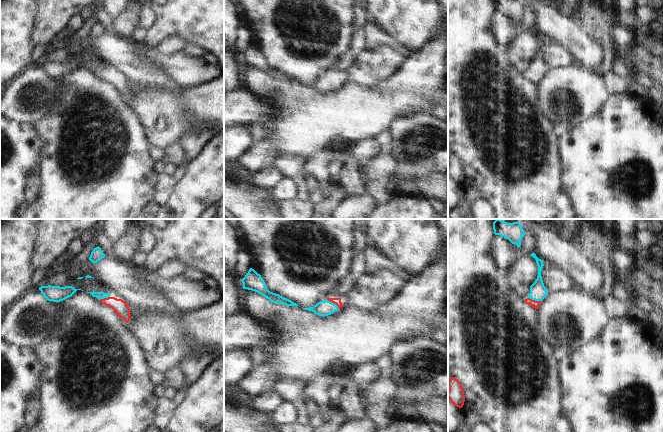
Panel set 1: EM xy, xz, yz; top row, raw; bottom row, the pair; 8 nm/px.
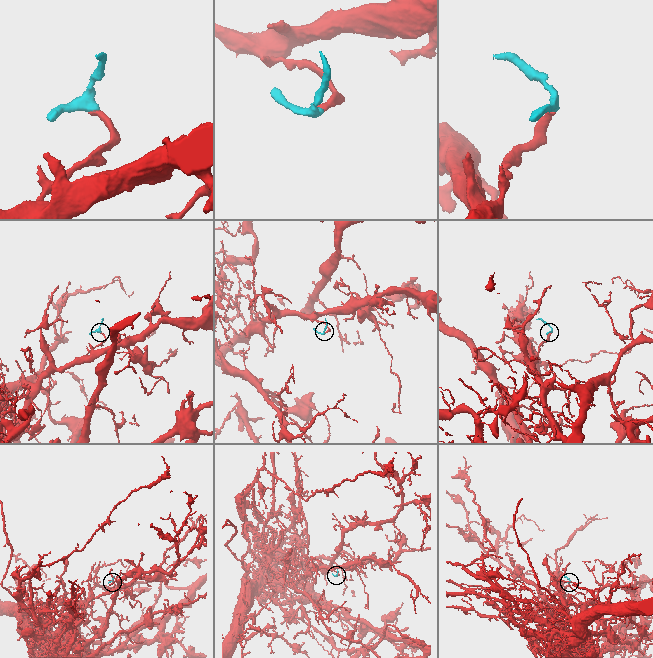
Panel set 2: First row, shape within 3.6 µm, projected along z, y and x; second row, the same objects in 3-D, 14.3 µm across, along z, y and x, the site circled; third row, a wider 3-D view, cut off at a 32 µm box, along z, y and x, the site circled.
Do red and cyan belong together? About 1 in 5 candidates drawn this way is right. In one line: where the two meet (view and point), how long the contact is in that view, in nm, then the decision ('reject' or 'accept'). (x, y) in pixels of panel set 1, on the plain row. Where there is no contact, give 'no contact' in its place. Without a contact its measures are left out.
xz (333, 78) | 130 nm | accept

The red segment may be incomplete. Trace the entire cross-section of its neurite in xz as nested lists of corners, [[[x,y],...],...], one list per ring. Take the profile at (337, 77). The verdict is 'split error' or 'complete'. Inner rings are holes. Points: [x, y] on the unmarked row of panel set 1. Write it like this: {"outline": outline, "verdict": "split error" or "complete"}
{"outline": [[[328,73],[326,76],[318,78],[311,84],[303,85],[312,87],[319,92],[328,92],[333,90],[335,87],[339,86],[341,83],[343,83],[341,74]]], "verdict": "split error"}

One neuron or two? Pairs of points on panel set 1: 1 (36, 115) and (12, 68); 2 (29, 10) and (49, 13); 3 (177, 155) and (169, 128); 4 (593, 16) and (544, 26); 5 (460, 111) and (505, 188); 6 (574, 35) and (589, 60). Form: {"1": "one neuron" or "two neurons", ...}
{"1": "two neurons", "2": "two neurons", "3": "two neurons", "4": "two neurons", "5": "one neuron", "6": "one neuron"}

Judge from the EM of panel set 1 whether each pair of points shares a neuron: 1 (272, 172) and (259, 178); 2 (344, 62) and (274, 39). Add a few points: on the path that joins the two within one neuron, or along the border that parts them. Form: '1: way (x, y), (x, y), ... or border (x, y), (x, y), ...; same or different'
1: way (269, 175), (262, 178); same
2: border (348, 50), (340, 55), (327, 72); different

